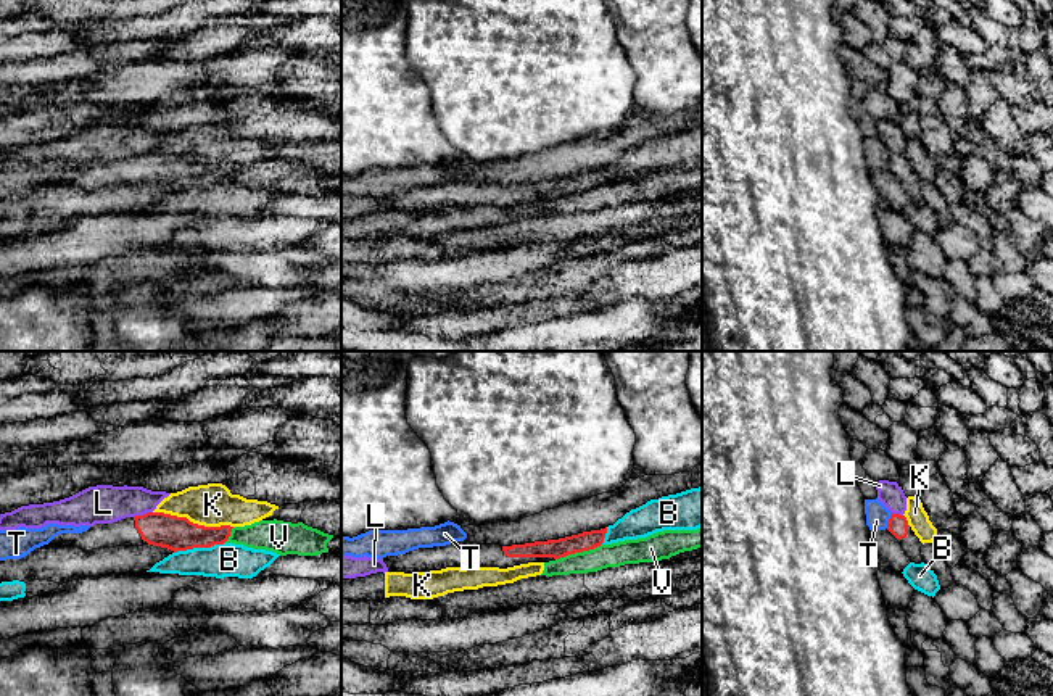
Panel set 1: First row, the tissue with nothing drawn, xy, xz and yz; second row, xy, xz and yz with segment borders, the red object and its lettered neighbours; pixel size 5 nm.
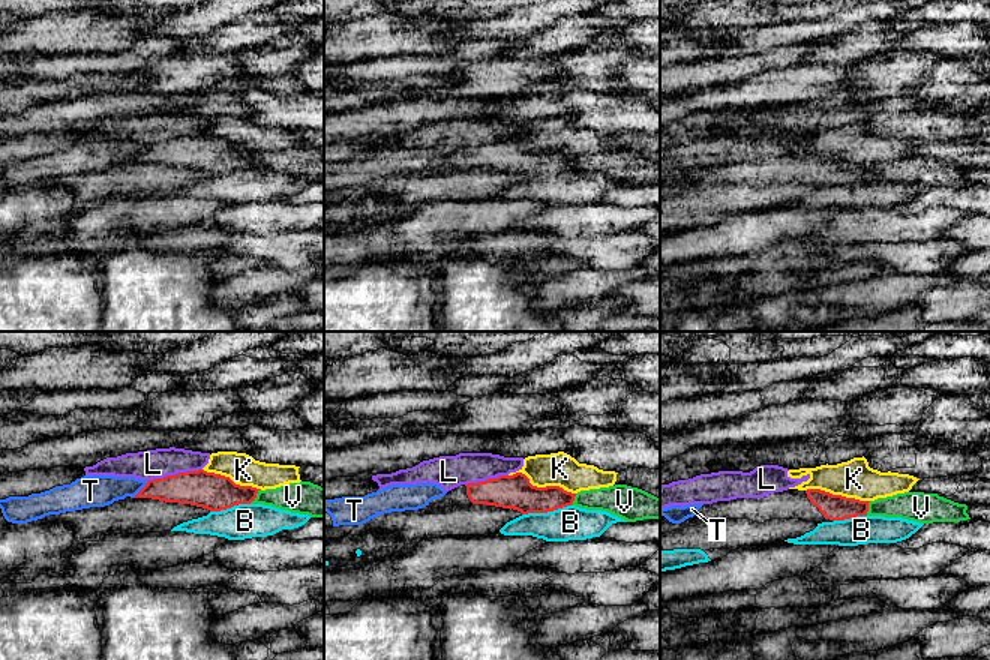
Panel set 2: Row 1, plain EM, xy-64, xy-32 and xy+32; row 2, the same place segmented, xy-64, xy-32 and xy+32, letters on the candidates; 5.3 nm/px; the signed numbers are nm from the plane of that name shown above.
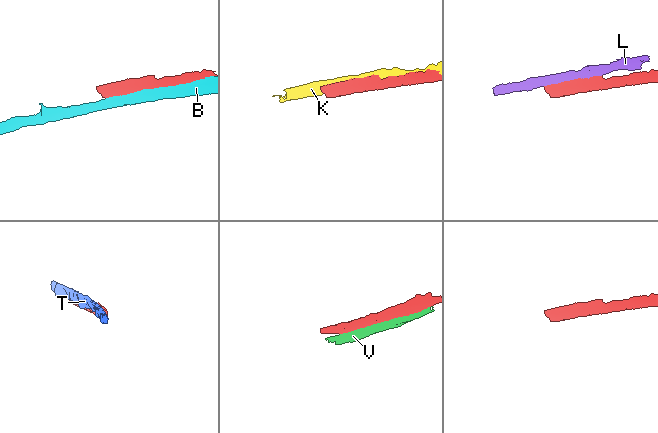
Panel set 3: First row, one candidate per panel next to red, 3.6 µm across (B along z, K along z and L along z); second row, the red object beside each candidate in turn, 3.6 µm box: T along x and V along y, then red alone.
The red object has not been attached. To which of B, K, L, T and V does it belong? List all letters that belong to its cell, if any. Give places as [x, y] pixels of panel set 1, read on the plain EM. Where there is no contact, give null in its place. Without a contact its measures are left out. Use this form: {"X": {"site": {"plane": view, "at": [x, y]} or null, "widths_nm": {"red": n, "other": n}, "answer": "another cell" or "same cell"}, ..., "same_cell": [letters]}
{"B": {"site": {"plane": "xy", "at": [198, 186]}, "widths_nm": {"red": 180, "other": 170}, "answer": "another cell"}, "K": {"site": {"plane": "xy", "at": [192, 161]}, "widths_nm": {"red": 180, "other": 220}, "answer": "another cell"}, "L": {"site": {"plane": "xy", "at": [142, 155]}, "widths_nm": {"red": 180, "other": 190}, "answer": "another cell"}, "T": {"site": {"plane": "yz", "at": [889, 160]}, "widths_nm": {"red": 100, "other": 120}, "answer": "another cell"}, "V": {"site": {"plane": "xz", "at": [578, 190]}, "widths_nm": {"red": 100, "other": 120}, "answer": "another cell"}, "same_cell": []}

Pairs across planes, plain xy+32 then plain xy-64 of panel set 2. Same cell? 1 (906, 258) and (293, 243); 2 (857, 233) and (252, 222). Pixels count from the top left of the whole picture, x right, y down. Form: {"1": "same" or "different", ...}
{"1": "same", "2": "same"}

